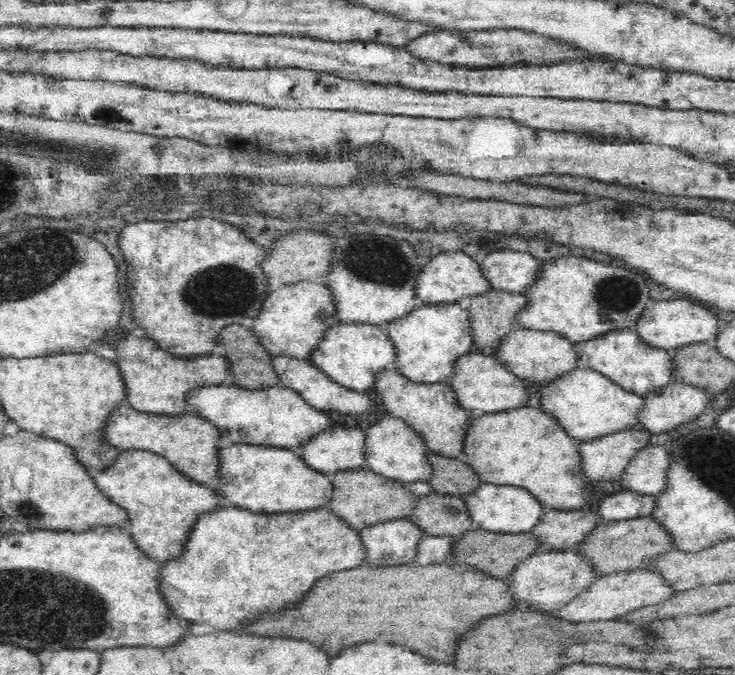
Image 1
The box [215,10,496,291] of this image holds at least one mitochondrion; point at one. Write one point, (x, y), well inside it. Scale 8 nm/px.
(391, 267)

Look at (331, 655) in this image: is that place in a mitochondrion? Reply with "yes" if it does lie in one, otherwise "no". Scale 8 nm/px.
no

